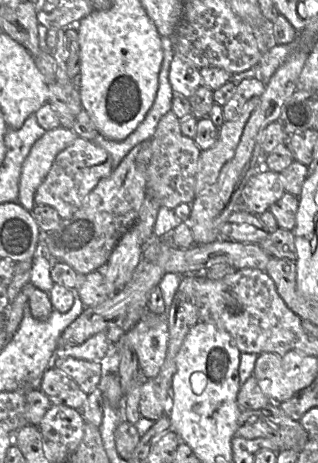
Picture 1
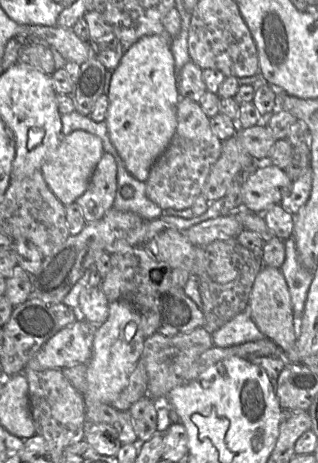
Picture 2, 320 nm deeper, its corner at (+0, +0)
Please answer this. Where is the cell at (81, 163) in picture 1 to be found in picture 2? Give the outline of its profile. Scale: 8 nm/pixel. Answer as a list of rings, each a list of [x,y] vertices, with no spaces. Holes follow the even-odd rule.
[[[105,152],[90,179],[87,190],[75,201],[86,222],[101,219],[113,207],[117,190],[117,164],[114,157]]]

